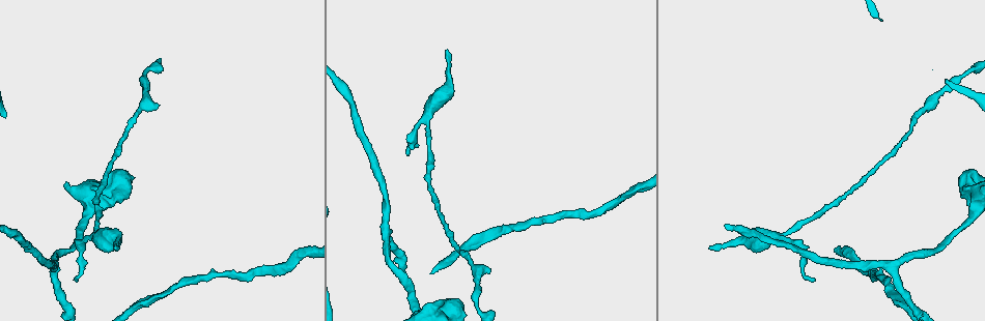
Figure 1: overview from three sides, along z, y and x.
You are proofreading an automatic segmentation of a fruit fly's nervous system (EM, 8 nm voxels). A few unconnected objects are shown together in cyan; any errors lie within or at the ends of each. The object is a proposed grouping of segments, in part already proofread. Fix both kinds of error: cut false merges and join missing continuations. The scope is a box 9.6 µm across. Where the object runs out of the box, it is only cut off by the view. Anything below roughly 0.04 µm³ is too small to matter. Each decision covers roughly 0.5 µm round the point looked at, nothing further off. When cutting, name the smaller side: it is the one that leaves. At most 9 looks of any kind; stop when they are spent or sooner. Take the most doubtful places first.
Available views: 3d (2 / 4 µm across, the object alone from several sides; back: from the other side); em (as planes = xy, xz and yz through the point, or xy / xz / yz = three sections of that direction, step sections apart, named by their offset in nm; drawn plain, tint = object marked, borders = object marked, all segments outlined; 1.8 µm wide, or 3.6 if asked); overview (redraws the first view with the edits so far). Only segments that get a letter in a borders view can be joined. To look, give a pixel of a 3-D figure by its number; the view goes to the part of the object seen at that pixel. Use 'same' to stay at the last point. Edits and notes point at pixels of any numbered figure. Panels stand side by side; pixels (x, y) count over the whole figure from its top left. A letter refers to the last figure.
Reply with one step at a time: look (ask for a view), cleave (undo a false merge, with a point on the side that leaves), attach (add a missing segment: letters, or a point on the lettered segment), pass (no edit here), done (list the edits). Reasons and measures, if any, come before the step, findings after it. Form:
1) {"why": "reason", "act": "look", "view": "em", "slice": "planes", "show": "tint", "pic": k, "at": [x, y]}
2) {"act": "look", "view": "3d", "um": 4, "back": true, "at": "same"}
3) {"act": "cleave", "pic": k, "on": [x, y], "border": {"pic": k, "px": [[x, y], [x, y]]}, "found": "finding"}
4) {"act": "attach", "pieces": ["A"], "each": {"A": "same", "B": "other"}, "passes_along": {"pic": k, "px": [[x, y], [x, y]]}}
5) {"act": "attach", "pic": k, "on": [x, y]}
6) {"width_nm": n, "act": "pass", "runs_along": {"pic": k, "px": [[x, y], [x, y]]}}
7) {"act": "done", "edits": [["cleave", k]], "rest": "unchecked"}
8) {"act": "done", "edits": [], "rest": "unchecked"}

{"why": "thin end", "act": "look", "view": "em", "slice": "xy", "step": 4, "show": "borders", "pic": 1, "at": [813, 278]}

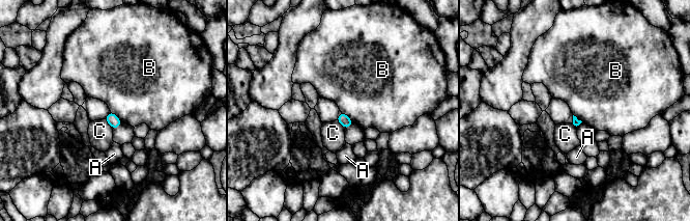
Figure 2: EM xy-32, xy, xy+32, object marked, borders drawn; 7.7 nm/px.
{"act": "pass", "each": {"A": "other", "B": "other", "C": "other"}, "border": {"pic": 2, "px": [[341, 111], [353, 122]]}, "found": "no lettered segment goes on from it"}

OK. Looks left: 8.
{"why": "narrows sharply", "act": "look", "view": "3d", "um": 4, "pic": 1, "at": [963, 73]}

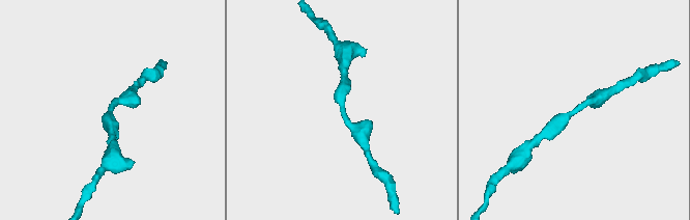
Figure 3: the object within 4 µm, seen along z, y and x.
{"arm_widths_nm": [180, 220], "why": "now the EM", "act": "look", "view": "em", "slice": "xz", "step": 8, "show": "plain", "pic": 3, "at": [341, 111]}

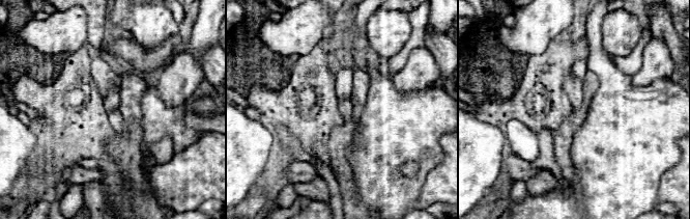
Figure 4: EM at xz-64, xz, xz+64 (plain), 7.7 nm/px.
{"why": "see the neighbours", "act": "look", "view": "em", "slice": "xz", "step": 8, "show": "borders", "at": "same"}

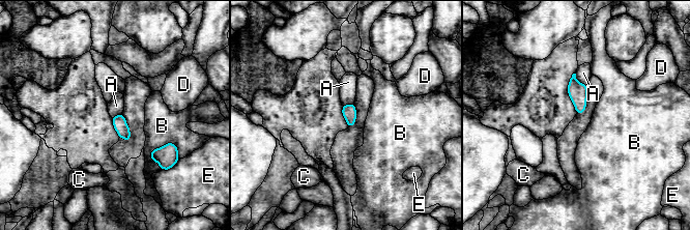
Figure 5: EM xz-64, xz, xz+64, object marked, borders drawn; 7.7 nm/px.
{"act": "pass", "each": {"A": "other", "B": "other", "C": "other", "D": "other", "E": "other"}, "border": {"pic": 5, "px": [[575, 73], [575, 78], [586, 85]]}, "found": "all the same cell"}

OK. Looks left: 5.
{"act": "look", "view": "3d", "um": 4, "back": true, "pic": 1, "at": [710, 247]}

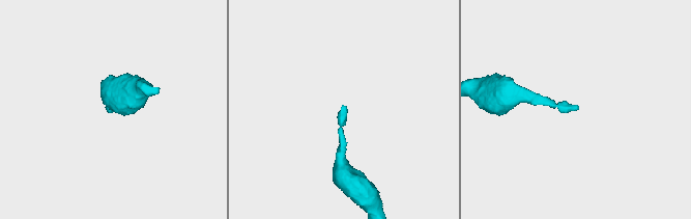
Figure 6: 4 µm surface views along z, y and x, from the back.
{"why": "shape alone is not enough", "act": "look", "view": "em", "slice": "planes", "show": "borders", "pic": 6, "at": [112, 111]}

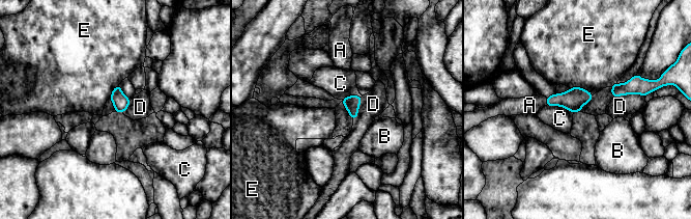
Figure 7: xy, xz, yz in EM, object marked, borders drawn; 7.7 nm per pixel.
{"longest_contact_nm": ["D", 260], "act": "attach", "pieces": ["A"], "each": {"A": "same", "B": "other", "C": "other", "D": "other", "E": "other"}, "passes_along": {"pic": 7, "px": [[573, 100], [547, 102], [529, 105]]}, "found": "the cell continues"}

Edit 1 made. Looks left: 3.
{"why": "three arms meet", "act": "look", "view": "em", "slice": "yz", "step": 16, "show": "plain", "pic": 1, "at": [893, 268]}

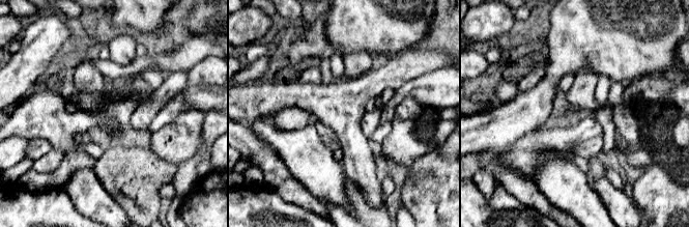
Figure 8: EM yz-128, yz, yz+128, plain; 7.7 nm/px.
{"why": "what lies round it", "act": "look", "view": "em", "slice": "yz", "step": 16, "show": "borders", "at": "same"}

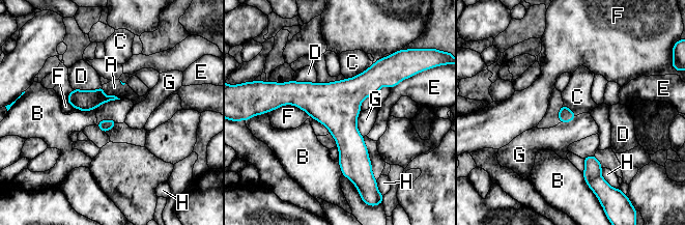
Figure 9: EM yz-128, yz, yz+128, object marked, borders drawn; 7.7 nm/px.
{"width_nm": 70, "act": "pass", "each": {"A": "other", "B": "other", "C": "other", "D": "other", "E": "other", "F": "other", "G": "other", "H": "other"}, "border": {"pic": 9, "px": [[360, 111], [357, 129], [363, 137]]}, "found": "all the same cell"}

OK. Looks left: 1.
{"act": "done", "edits": [["attach", 7]], "rest": "unchecked"}

